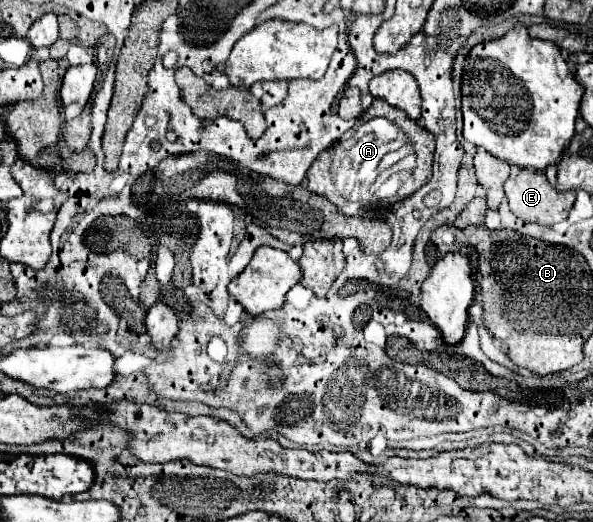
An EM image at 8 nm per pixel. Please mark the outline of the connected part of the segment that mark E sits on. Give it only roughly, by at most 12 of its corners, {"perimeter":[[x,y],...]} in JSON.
{"perimeter":[[520,169],[504,185],[526,223],[566,219],[574,191],[558,193],[542,173]]}

